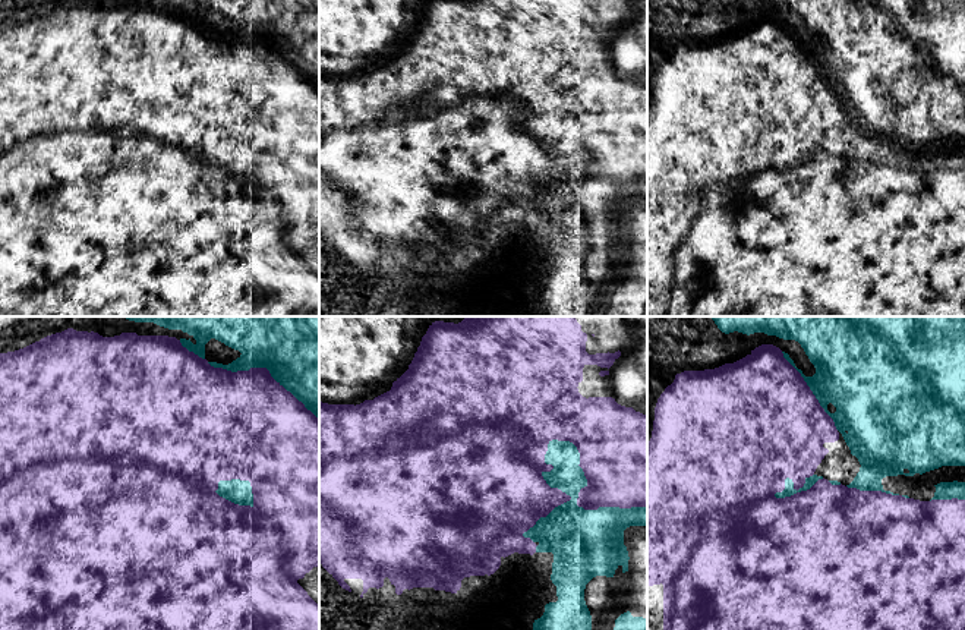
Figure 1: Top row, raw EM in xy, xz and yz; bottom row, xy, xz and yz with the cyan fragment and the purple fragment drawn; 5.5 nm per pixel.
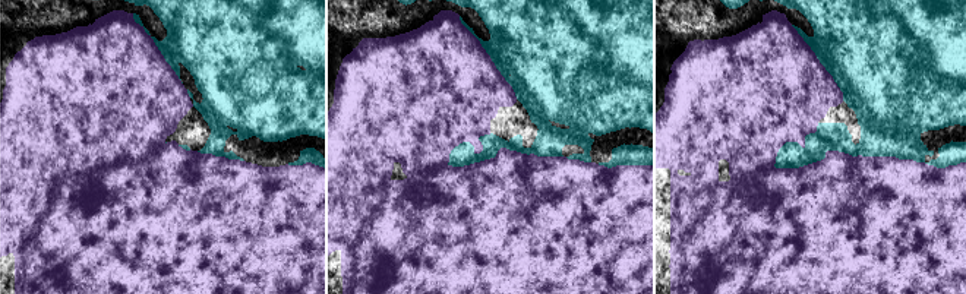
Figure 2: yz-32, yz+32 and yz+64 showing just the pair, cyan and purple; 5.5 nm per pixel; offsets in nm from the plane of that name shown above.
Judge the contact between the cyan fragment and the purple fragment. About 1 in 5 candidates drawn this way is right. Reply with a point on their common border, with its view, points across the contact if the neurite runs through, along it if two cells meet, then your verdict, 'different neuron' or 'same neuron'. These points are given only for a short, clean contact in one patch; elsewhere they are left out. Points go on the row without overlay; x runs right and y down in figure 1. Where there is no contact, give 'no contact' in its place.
xz (565, 113) | different neuron

